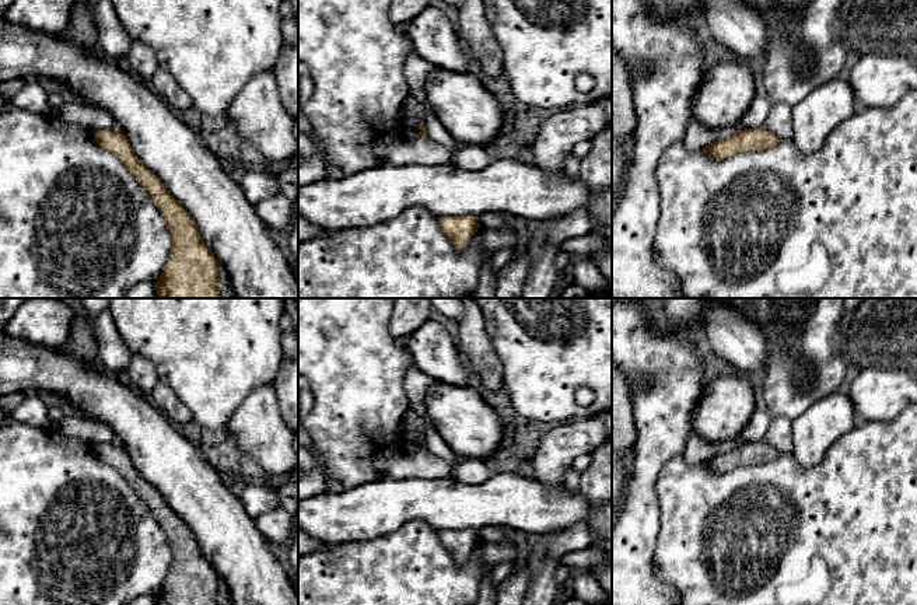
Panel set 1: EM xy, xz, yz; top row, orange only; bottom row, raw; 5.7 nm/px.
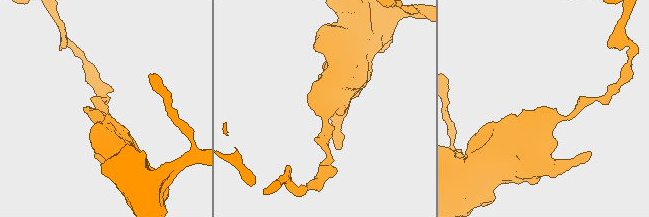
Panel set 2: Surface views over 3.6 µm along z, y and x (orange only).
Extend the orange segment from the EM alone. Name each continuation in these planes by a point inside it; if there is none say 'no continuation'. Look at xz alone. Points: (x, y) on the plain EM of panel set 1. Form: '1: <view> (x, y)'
no continuation

